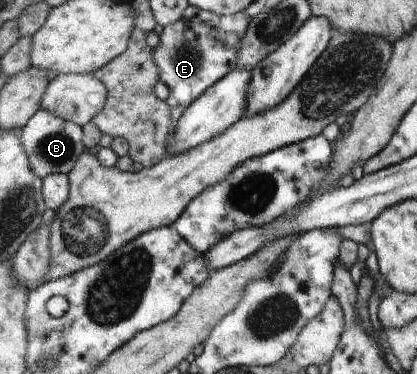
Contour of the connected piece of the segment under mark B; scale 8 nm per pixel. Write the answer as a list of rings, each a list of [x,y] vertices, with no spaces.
[[[38,109],[38,112],[26,122],[21,139],[27,149],[32,168],[42,178],[54,173],[68,174],[74,168],[78,157],[86,150],[82,127],[60,118],[48,109]]]

